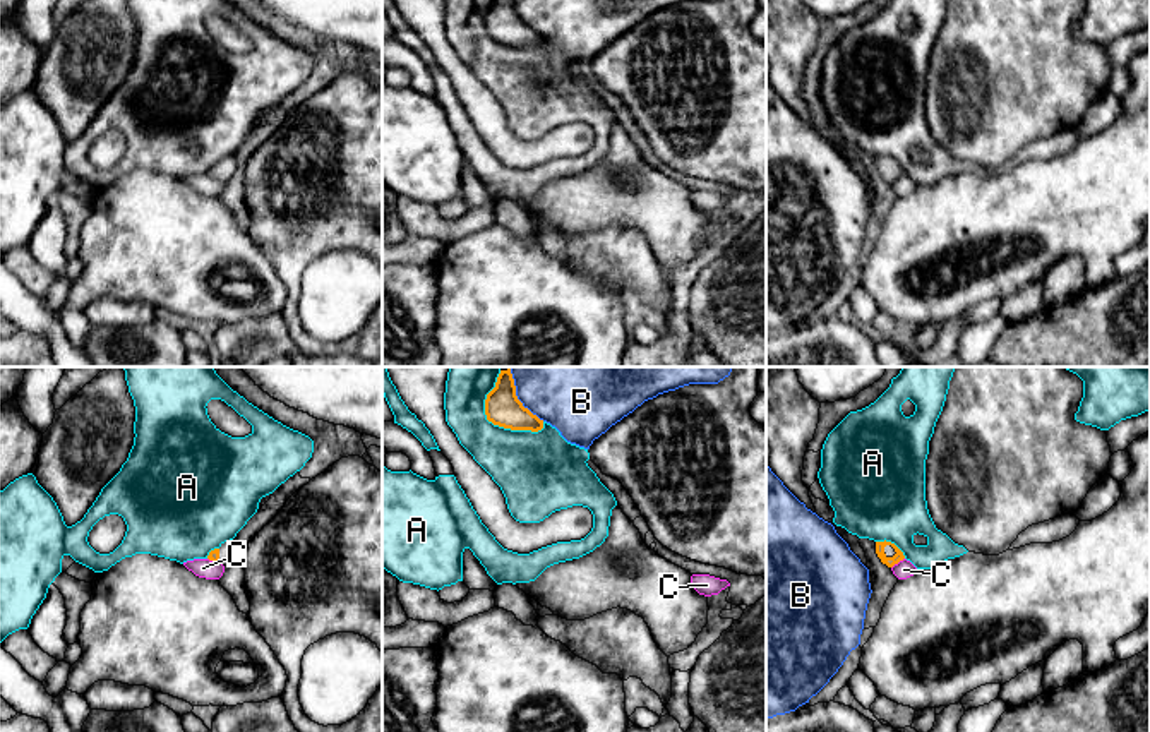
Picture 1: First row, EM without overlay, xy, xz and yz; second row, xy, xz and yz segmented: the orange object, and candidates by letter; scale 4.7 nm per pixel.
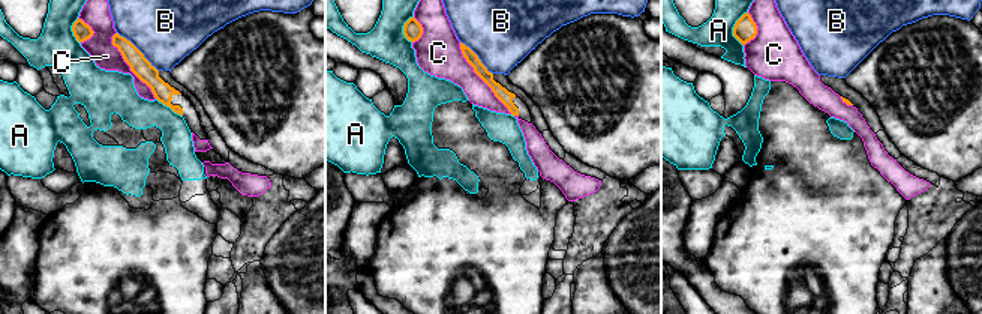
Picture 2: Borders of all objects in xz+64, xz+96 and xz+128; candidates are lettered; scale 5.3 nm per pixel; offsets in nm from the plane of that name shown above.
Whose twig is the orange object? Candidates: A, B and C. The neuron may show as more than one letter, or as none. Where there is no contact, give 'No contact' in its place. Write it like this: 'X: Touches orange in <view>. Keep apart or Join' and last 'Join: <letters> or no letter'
A: Touches orange in xz. Keep apart
B: Touches orange in xz. Keep apart
C: Touches orange in yz. Keep apart
Join: no letter

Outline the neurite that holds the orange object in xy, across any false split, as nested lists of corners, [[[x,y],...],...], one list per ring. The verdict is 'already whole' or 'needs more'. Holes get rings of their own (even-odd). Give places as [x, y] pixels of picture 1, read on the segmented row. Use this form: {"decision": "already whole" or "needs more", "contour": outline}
{"decision": "needs more", "contour": [[[225,542],[219,549],[209,552],[207,559],[213,562],[221,562],[223,566],[230,564],[235,557],[237,547],[235,542]]]}

